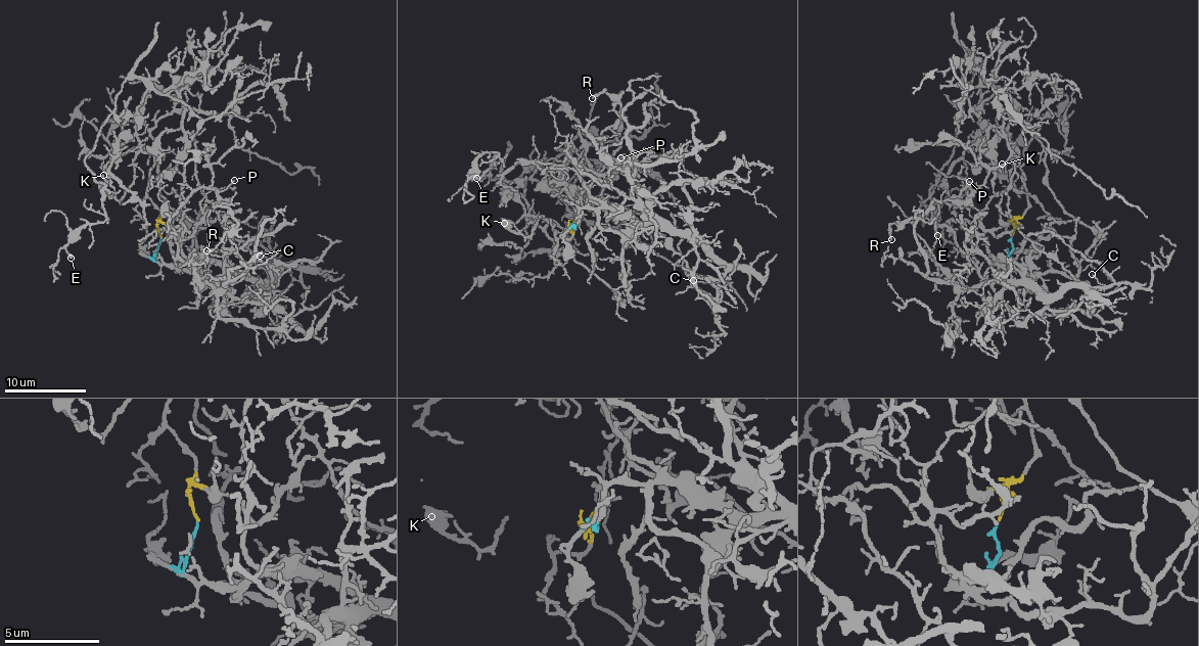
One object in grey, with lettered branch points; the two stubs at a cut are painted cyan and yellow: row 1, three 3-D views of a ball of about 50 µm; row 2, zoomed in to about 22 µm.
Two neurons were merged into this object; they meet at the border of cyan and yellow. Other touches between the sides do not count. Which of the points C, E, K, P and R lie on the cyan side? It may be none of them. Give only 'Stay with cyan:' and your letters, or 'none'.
Stay with cyan: C

